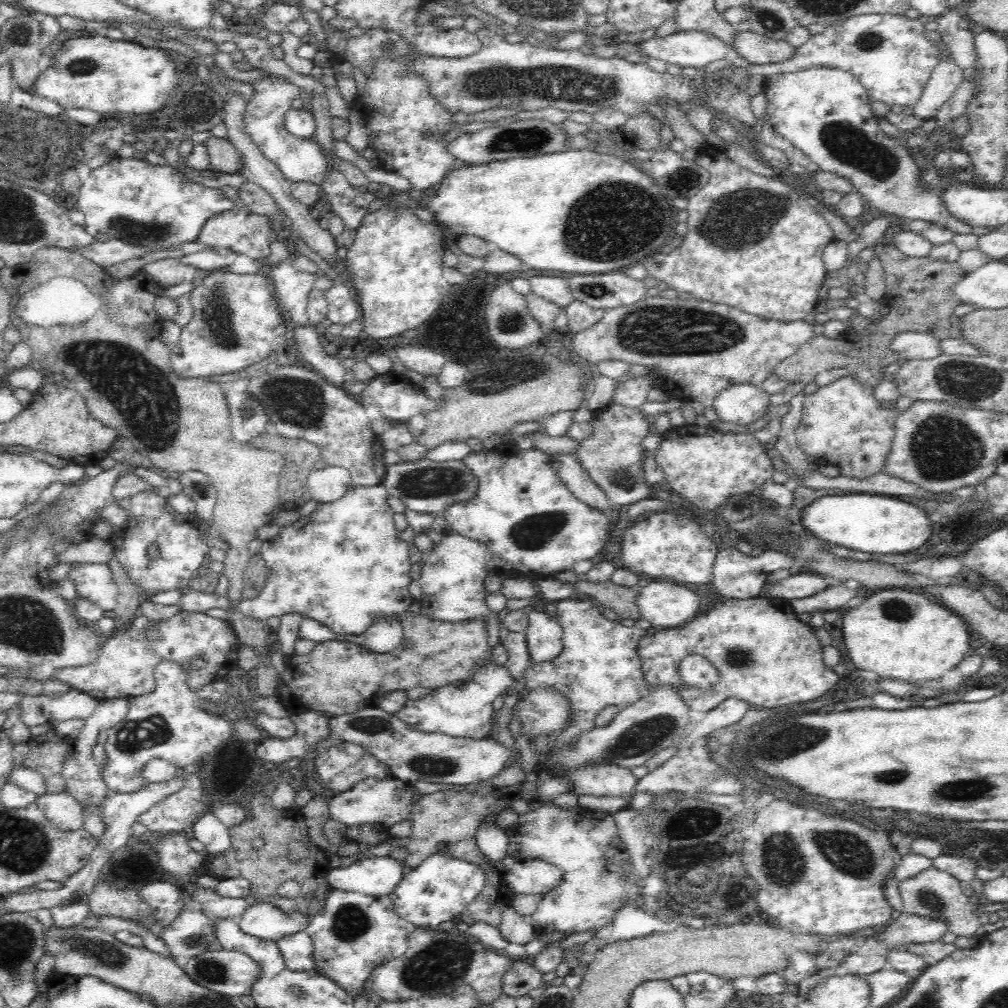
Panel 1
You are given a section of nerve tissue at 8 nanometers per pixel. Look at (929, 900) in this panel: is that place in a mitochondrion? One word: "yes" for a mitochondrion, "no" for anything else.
yes

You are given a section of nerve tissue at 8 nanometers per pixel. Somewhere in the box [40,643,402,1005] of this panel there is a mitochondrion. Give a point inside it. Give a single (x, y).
(104, 951)

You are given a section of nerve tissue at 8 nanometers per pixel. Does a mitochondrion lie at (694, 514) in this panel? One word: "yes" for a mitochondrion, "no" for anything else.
no

